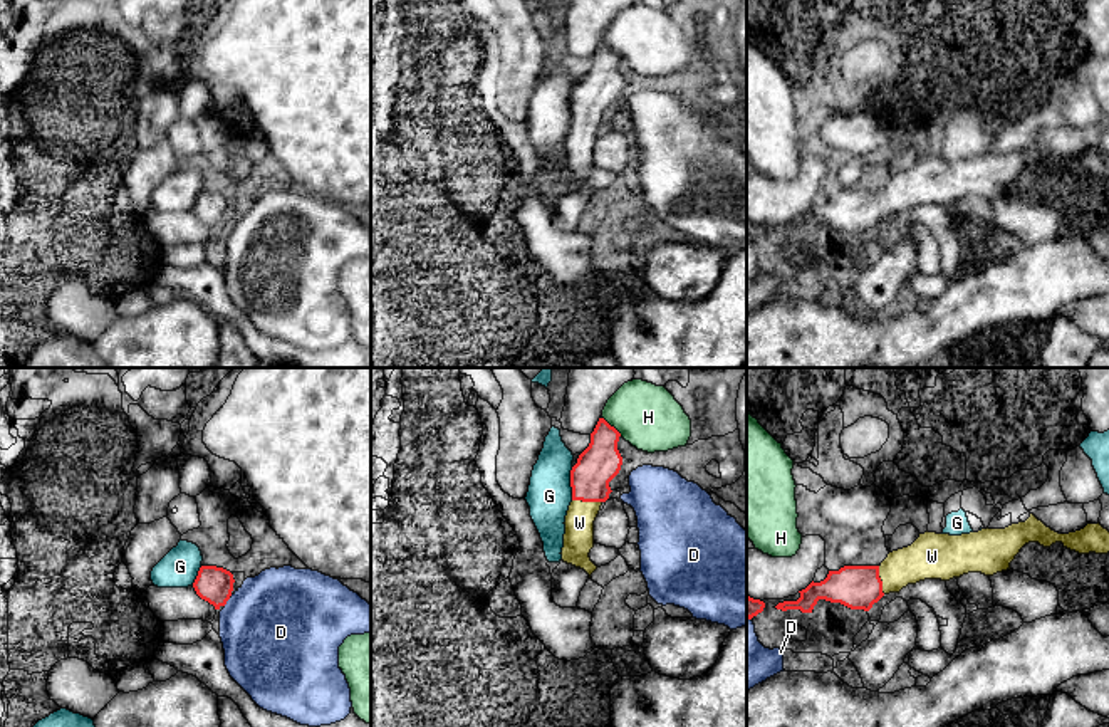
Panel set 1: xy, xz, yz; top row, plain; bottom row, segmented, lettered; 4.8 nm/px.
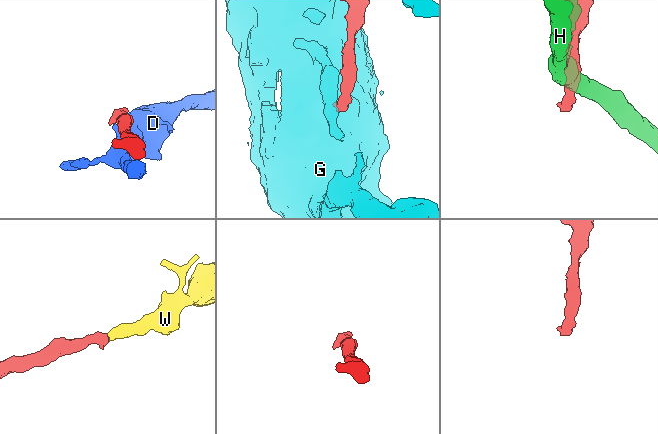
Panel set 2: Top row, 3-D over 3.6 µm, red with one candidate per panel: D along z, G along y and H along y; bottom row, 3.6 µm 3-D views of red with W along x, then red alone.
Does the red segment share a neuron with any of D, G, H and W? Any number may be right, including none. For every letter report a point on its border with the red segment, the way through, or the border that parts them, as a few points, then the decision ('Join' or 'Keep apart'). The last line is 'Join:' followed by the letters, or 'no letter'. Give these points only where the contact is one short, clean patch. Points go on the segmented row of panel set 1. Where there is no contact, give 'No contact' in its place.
D: Touches red at xy (227, 600). Keep apart
G: Touches red at xz (571, 484). Keep apart
H: Touches red at xz (613, 427). Boundary: xz (603, 417), (621, 435). Keep apart
W: Touches red at xz (588, 501). Path across: xz (601, 460), (589, 477), (588, 501), (579, 523). Join
Join: W

